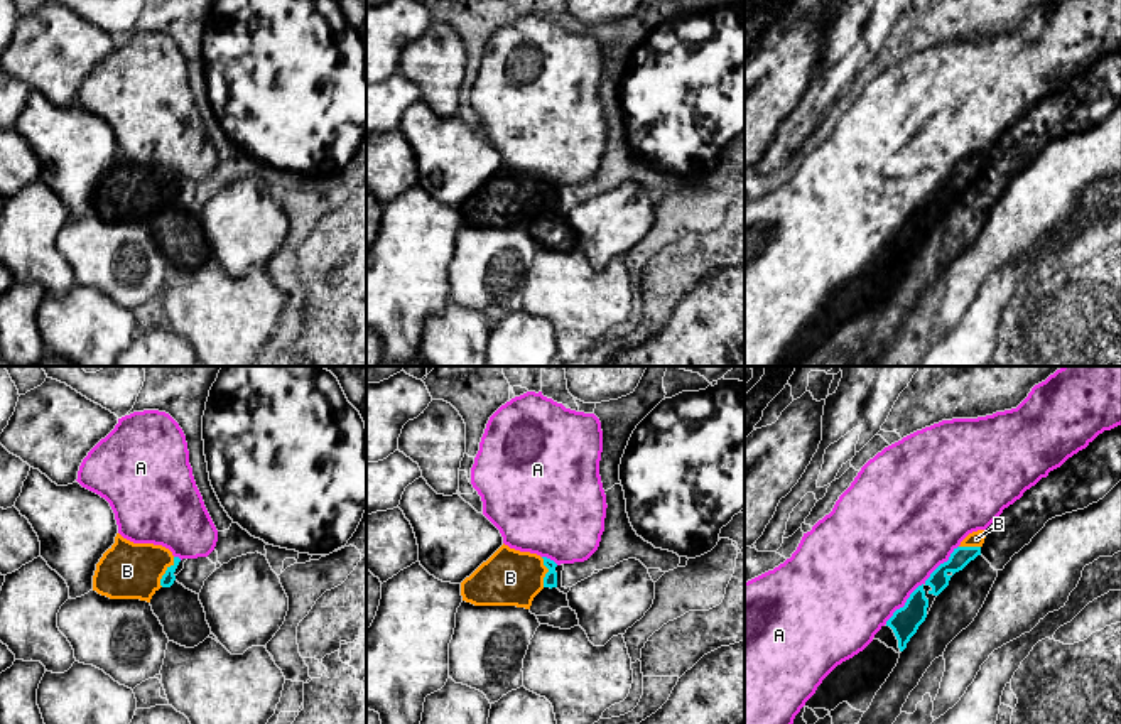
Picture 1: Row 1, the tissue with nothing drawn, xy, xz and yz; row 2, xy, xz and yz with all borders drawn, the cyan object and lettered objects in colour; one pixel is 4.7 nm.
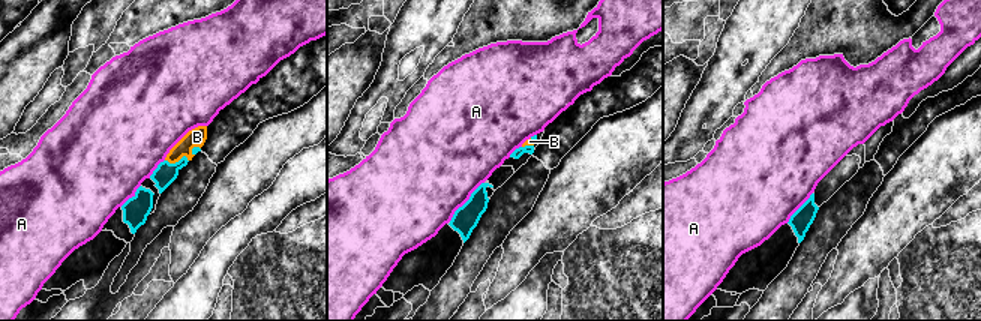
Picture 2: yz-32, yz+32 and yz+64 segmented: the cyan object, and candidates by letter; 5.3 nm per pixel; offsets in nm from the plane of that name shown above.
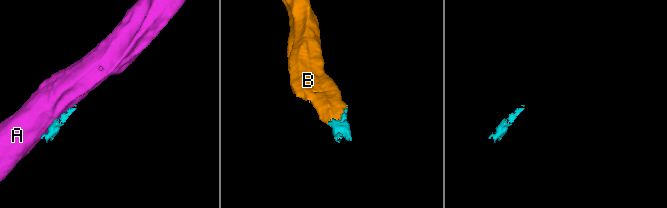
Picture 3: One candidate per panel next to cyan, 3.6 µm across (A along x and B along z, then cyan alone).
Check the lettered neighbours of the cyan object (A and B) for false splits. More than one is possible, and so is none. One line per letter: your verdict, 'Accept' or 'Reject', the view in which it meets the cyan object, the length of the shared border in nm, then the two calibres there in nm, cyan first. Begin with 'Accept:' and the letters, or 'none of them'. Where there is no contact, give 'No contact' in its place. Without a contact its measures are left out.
Accept: B
A: Reject. Touches cyan in yz. Shared border 500 nm. Thickness 140 nm (cyan) against 500 nm
B: Accept. Touches cyan in xy. Shared border 160 nm. Thickness 70 nm (cyan) against 280 nm

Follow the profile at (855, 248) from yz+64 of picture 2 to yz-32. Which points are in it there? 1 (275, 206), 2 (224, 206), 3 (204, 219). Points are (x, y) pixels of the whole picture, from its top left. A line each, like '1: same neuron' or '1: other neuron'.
1: other neuron
2: same neuron
3: same neuron

